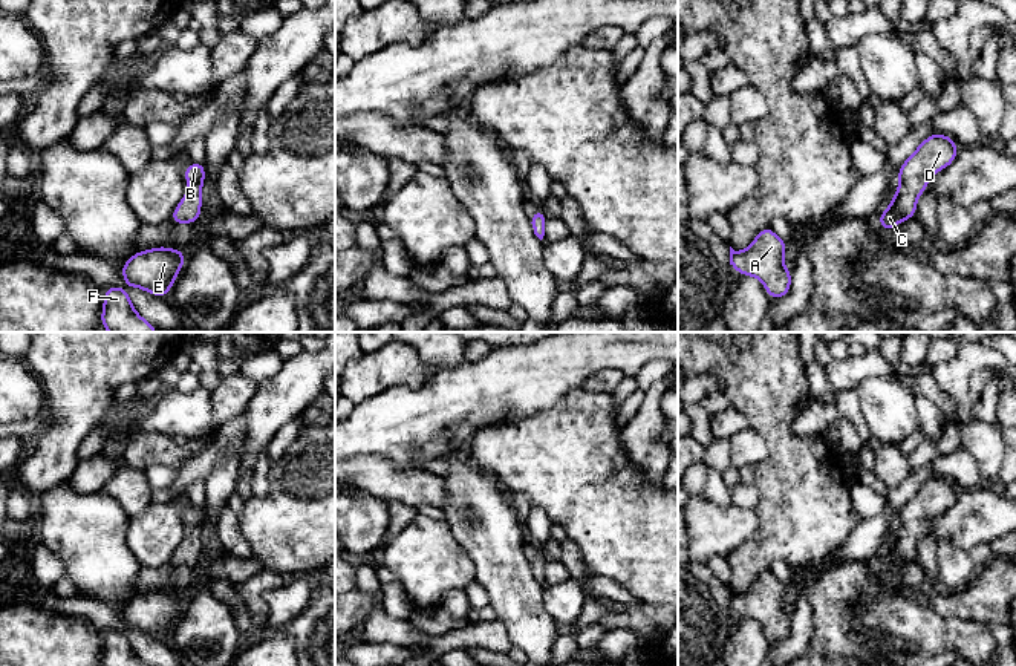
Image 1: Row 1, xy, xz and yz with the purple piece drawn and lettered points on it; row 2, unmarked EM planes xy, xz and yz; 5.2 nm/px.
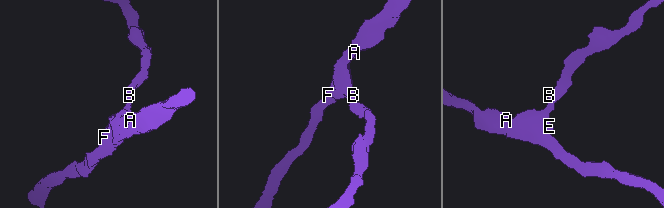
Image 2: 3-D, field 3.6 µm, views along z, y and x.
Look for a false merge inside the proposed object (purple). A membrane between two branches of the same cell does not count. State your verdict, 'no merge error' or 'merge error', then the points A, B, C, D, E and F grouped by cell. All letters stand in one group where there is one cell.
no merge error; A B C D E F

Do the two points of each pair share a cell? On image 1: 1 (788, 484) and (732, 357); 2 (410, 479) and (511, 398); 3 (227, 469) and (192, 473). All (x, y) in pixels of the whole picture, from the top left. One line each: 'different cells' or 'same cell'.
1: same cell
2: different cells
3: different cells

